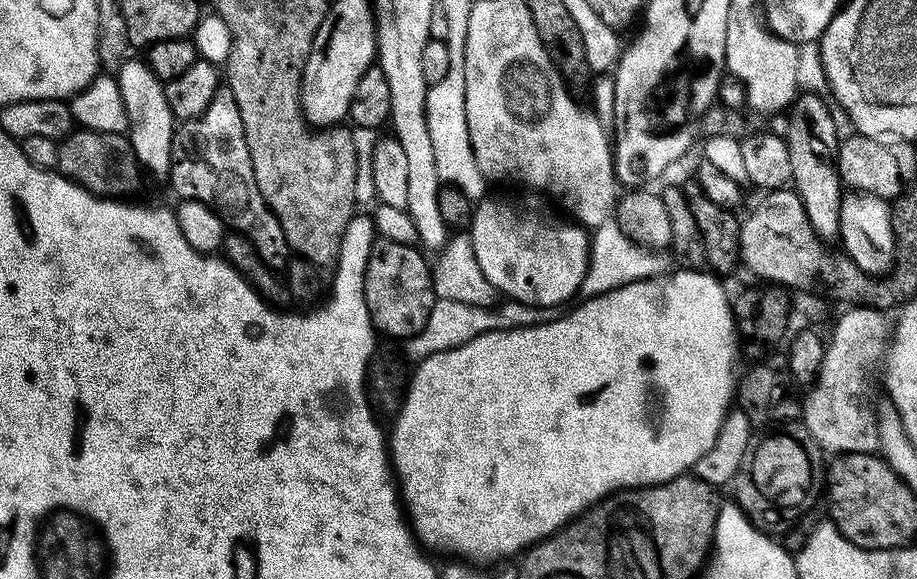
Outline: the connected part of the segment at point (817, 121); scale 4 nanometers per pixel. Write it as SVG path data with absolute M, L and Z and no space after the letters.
M801 95L795 101L792 112L792 125L786 131L788 142L790 170L792 178L791 187L800 195L806 216L814 226L816 235L825 242L831 242L835 236L841 235L840 205L842 195L842 181L840 169L836 167L836 154L838 151L838 135L836 136L836 120L828 109L828 104L820 96Z

